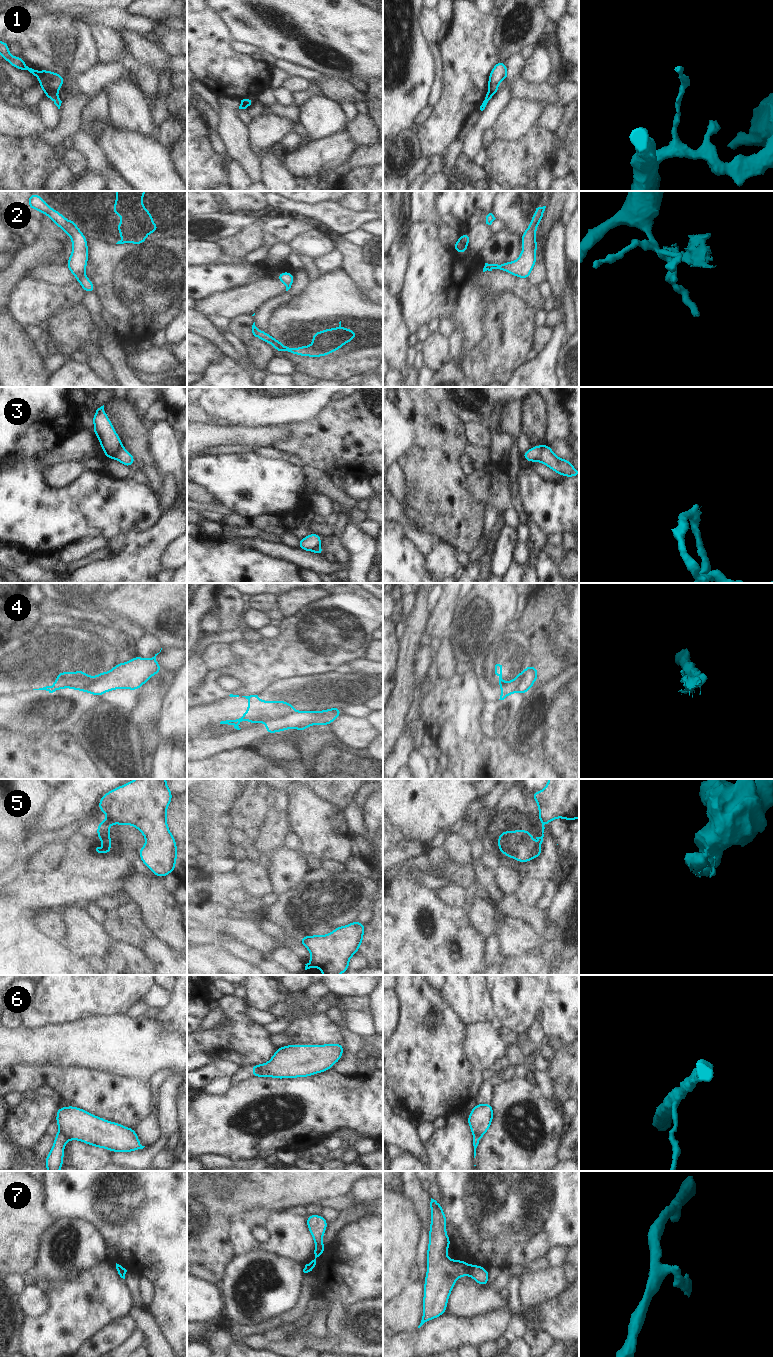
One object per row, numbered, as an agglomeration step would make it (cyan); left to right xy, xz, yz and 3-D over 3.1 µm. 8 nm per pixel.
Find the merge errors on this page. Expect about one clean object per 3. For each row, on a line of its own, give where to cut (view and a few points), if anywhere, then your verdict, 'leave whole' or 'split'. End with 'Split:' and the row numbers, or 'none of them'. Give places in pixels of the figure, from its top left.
1: cut in xy along (56, 90), (50, 90), (45, 93); split
2: cut in yz along (529, 227), (535, 230); split
3: cut in yz along (546, 444), (537, 460); split
4: cut in xz along (295, 711), (266, 722); split
5: cut in xy along (108, 819), (112, 822); split
6: cut in xy along (59, 1131), (68, 1139); split
7: cut in yz along (470, 1265), (471, 1274); split
Split: 1, 2, 3, 4, 5, 6, 7

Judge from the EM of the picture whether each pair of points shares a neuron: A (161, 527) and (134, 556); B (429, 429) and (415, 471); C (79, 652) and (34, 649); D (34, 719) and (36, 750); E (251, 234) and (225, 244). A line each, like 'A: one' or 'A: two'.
A: one
B: one
C: one
D: two
E: one

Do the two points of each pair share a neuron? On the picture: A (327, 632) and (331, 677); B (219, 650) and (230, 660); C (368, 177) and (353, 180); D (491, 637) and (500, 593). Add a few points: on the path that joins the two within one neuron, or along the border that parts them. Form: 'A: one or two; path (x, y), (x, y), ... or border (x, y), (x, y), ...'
A: two; border (339, 668), (326, 671), (319, 678), (307, 675)
B: one; path (222, 653), (227, 658)
C: one; path (364, 180), (357, 180)
D: one; path (491, 626), (493, 604)

